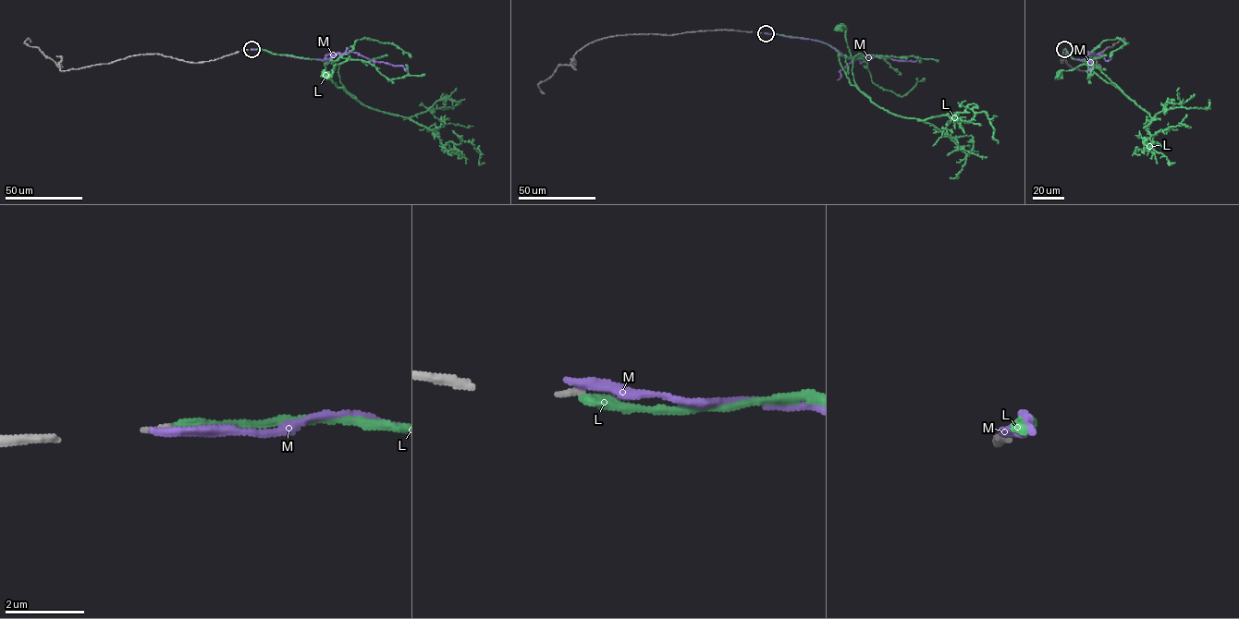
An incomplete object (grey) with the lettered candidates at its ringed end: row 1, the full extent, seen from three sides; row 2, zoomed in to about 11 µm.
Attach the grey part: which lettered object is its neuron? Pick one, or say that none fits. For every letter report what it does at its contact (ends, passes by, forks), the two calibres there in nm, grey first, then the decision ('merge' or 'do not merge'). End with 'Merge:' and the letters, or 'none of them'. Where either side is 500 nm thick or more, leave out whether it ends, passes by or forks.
L: it ends | 120/240 nm | do not merge
M: it ends | 120/280 nm | do not merge
Merge: none of them

